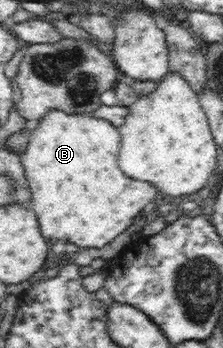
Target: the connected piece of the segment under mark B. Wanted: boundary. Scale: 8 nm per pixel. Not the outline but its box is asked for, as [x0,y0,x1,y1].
[19,109,160,248]

